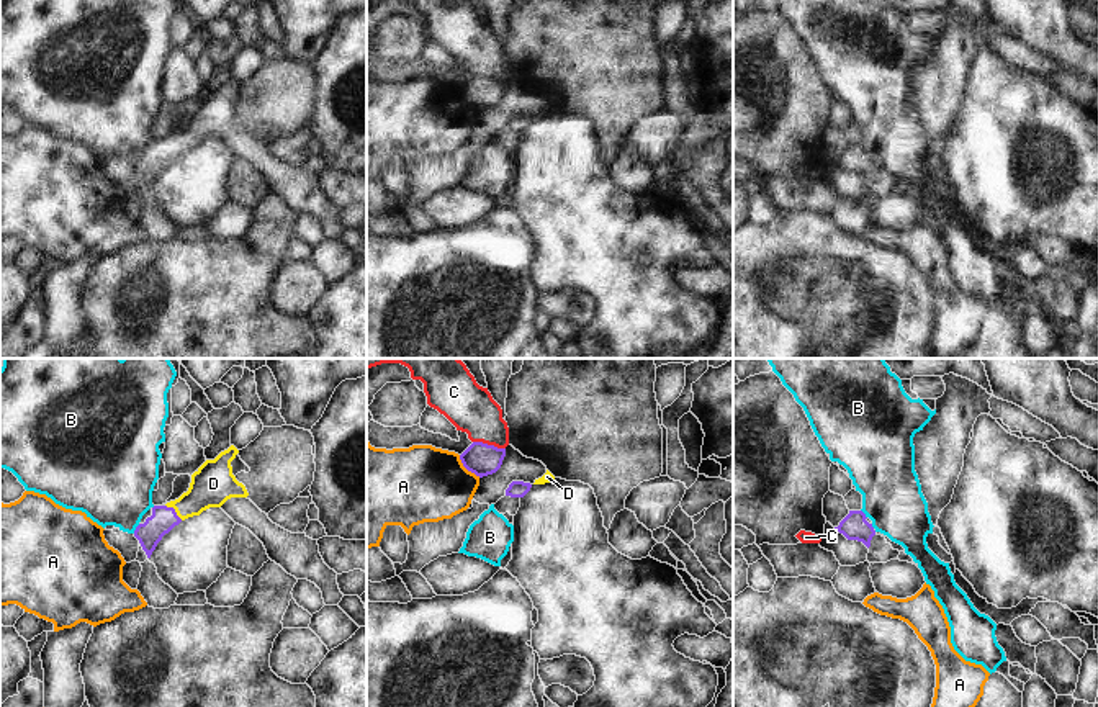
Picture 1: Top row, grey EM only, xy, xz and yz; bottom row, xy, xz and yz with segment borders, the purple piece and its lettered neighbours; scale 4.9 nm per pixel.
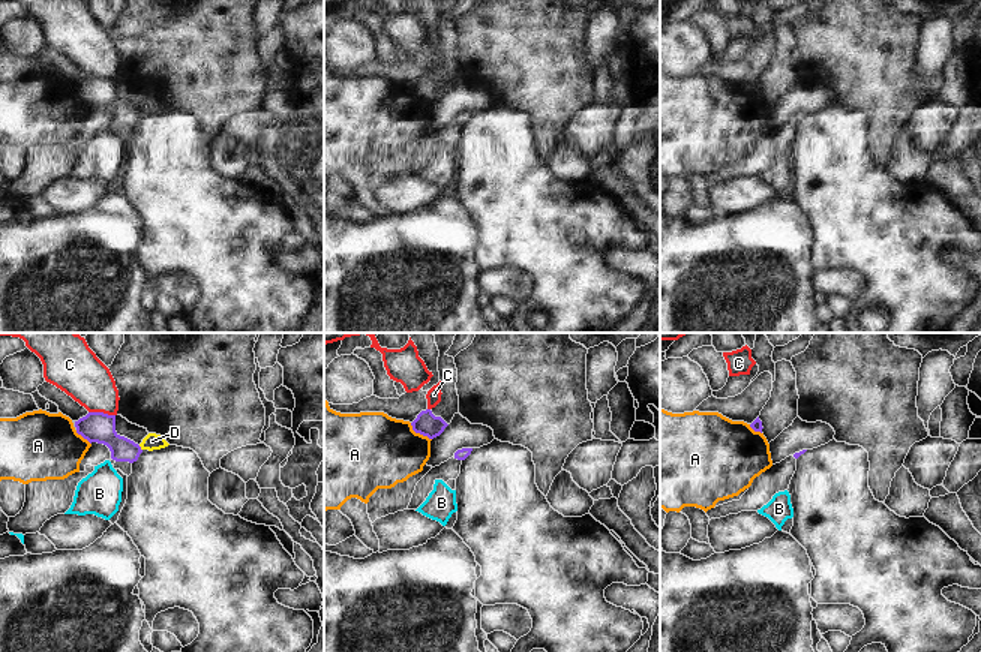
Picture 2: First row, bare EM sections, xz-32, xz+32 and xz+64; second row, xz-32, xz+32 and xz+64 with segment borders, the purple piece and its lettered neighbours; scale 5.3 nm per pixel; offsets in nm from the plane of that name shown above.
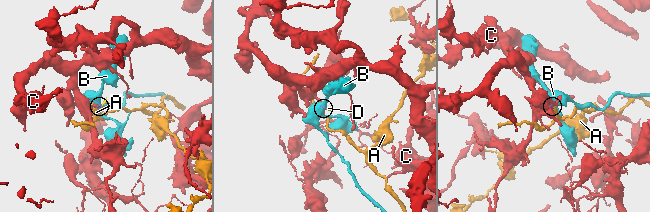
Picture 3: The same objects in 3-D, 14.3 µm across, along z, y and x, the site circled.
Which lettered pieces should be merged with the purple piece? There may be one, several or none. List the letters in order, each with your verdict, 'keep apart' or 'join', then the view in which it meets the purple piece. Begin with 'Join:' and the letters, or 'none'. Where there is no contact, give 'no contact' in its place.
Join: D
A: keep apart; contact in xz
B: keep apart; contact in xy
C: keep apart; contact in xz
D: join; contact in xy

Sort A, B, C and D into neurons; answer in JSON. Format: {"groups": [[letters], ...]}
{"groups": [["A"], ["B"], ["C"], ["D"]]}

